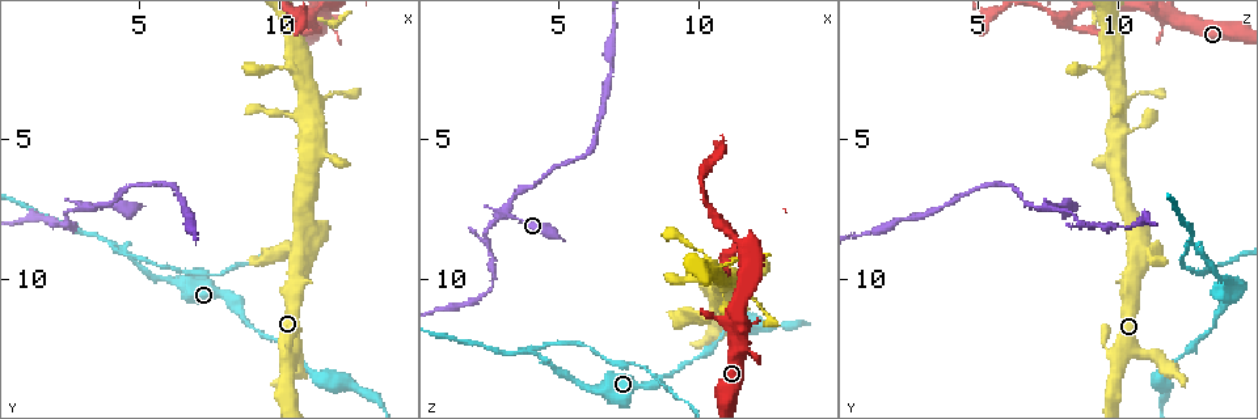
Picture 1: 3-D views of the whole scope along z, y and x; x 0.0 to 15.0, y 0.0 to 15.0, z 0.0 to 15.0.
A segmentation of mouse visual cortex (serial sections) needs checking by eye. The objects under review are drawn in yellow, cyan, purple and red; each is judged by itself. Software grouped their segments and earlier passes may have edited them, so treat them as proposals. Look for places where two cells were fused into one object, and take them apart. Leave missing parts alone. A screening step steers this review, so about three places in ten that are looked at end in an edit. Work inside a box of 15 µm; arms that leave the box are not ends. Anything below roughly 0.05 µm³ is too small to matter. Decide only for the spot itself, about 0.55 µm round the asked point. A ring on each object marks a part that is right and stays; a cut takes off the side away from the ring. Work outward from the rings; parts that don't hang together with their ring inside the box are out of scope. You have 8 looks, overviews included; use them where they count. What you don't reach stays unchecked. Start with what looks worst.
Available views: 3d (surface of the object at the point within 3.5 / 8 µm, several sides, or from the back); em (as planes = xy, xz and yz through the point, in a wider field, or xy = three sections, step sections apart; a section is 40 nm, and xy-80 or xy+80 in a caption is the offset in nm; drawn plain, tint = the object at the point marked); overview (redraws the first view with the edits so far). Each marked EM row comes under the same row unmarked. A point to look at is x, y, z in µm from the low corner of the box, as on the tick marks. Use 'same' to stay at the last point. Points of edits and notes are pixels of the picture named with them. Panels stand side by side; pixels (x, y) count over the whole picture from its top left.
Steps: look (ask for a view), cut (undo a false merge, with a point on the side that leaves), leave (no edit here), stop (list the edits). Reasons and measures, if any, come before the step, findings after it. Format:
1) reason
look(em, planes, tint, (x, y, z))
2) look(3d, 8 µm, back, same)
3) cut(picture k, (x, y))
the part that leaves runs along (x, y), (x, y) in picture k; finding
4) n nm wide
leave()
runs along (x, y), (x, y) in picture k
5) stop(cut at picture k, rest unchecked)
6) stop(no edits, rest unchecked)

side arm on a straight run
look(3d, 3.5 µm, (4.1, 8.7, 12.6))

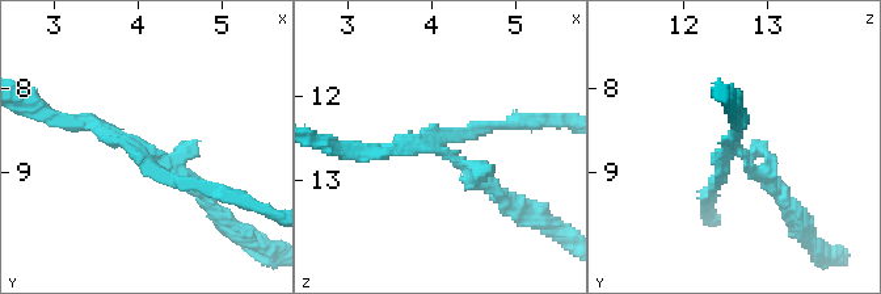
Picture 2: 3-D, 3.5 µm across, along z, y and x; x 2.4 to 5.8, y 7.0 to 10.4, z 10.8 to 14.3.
3 arms; arms of 150, 200, 200 nm
look(em, xy, step 5, tint, (4.15, 8.75, 12.65))

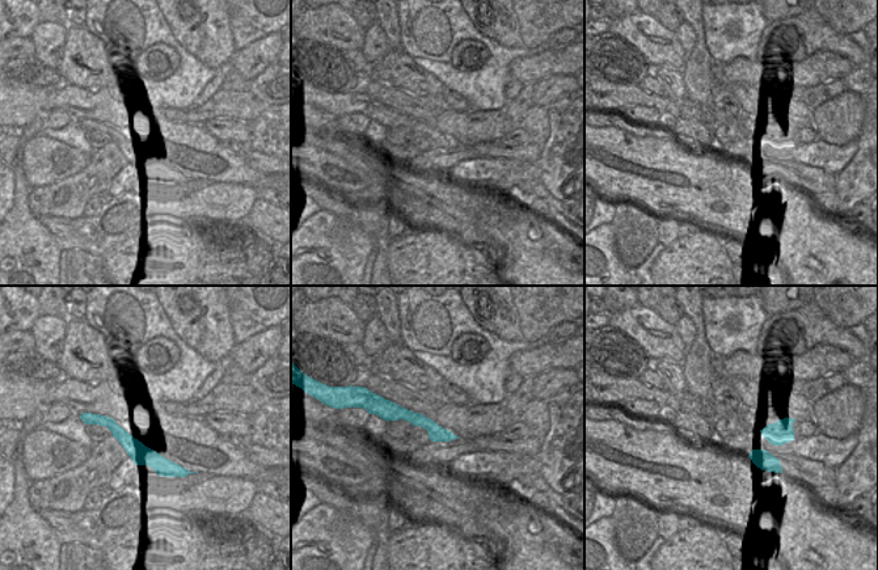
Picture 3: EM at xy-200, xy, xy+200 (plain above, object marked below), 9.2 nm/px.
leave()
runs along (95, 417), (142, 455), (180, 471) in picture 3; all the same cell

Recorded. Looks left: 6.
sharp bend
look(3d, 8 µm, (3.1, 7.5, 7.6))

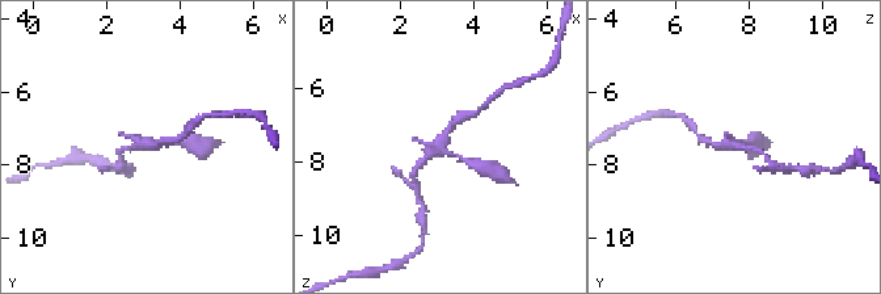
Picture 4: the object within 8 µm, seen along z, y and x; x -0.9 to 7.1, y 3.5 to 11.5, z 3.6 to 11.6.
zoom in
look(3d, 3.5 µm, back, (3.2, 7.4, 7.5))

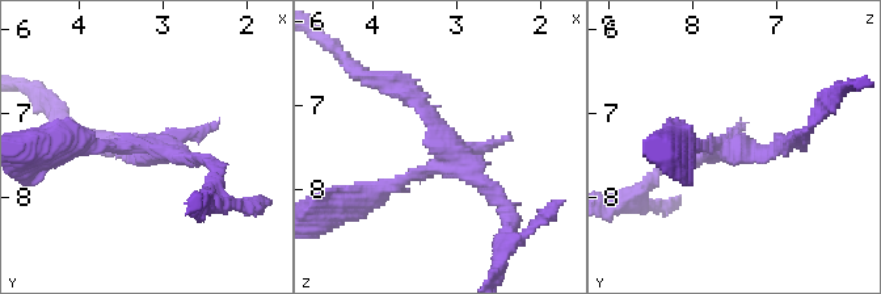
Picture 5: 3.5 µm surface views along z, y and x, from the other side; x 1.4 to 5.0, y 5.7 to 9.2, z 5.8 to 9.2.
shape alone is not enough
look(em, xy, step 1, tint, (3.15, 7.40, 7.60))

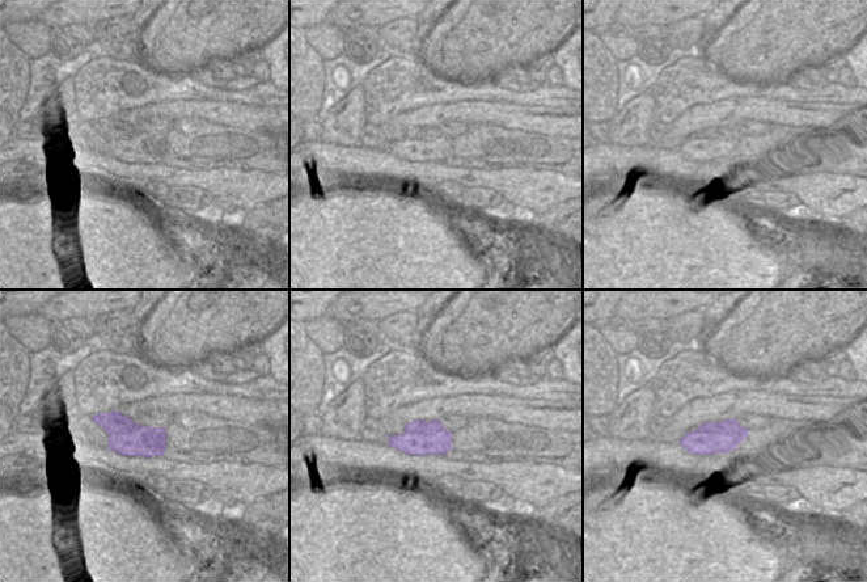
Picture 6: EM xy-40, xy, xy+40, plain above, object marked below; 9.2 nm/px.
cut(picture 5, (493, 189))
the part that leaves runs along (445, 156), (421, 106), (365, 76) in picture 5; a second cell is stuck on

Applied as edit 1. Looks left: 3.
three-way junction
look(3d, 3.5 µm, (11.3, 1.0, 8.4))

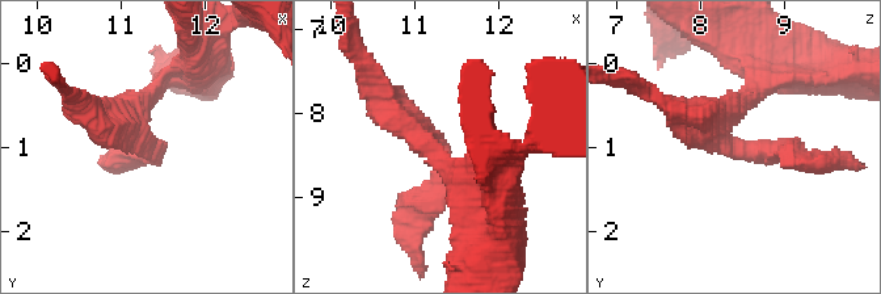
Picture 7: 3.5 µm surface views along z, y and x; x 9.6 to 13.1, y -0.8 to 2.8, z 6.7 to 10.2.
look(em, planes, tint, (11.30, 1.00, 8.45))

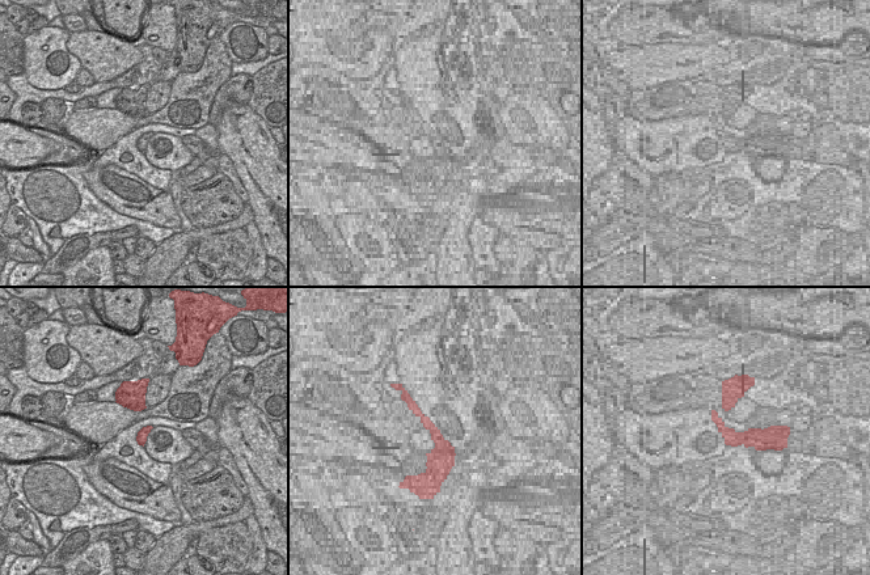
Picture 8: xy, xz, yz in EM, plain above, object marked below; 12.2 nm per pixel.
arms of 200, 300, 350 nm
cut(picture 7, (439, 201))
the part that leaves runs along (363, 64), (348, 47), (348, 34) in picture 7; two cells meet here

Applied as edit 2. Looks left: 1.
stop(cut at picture 5, cut at picture 7, rest unchecked)

